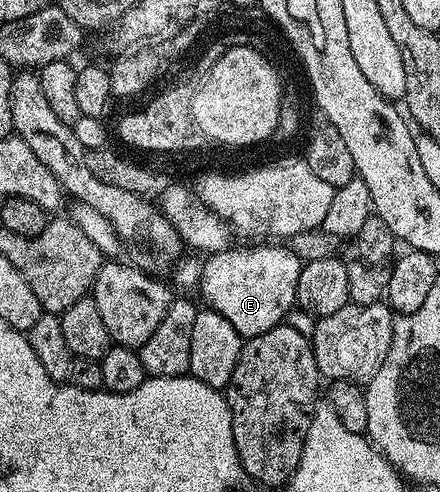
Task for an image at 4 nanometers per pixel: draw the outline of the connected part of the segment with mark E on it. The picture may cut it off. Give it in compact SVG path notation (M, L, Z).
M261 242L258 248L236 248L230 246L221 252L212 253L209 261L201 264L201 278L199 289L201 296L206 300L212 311L223 314L231 326L242 338L258 336L267 330L276 328L278 324L286 319L285 316L293 308L293 303L298 303L297 283L301 273L302 259L293 253L292 247L280 248L277 242Z

